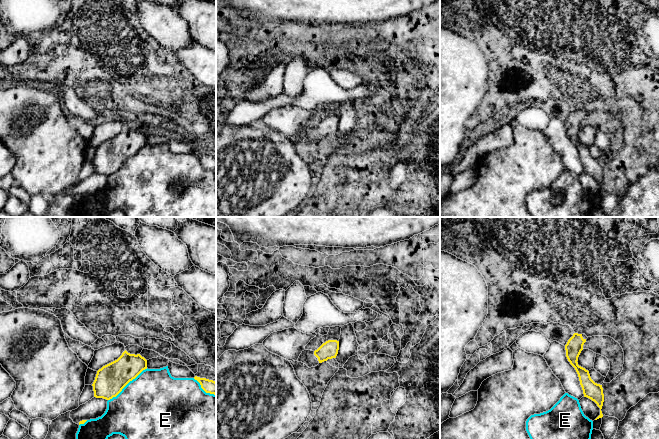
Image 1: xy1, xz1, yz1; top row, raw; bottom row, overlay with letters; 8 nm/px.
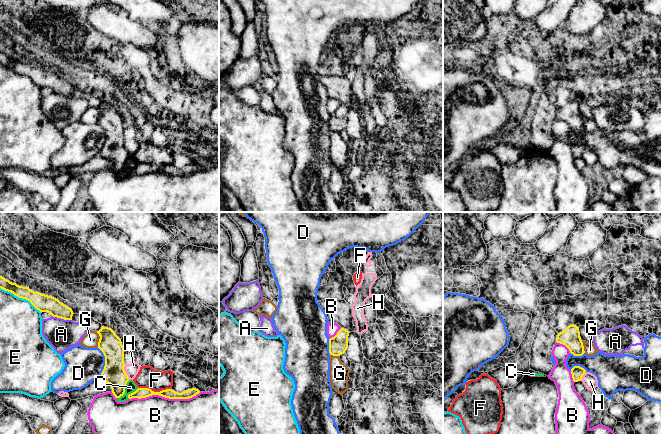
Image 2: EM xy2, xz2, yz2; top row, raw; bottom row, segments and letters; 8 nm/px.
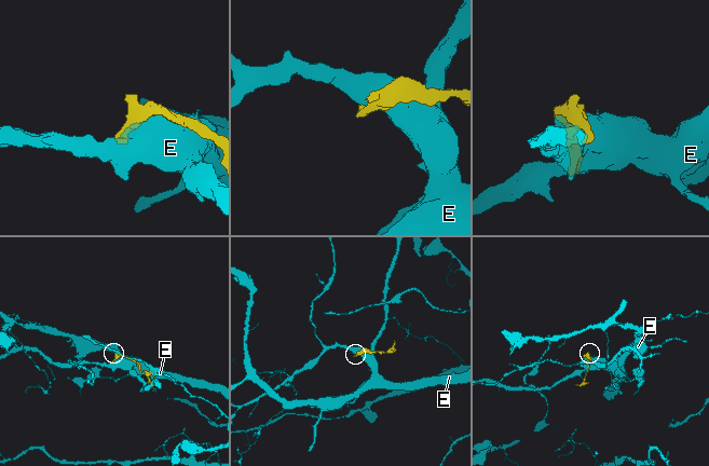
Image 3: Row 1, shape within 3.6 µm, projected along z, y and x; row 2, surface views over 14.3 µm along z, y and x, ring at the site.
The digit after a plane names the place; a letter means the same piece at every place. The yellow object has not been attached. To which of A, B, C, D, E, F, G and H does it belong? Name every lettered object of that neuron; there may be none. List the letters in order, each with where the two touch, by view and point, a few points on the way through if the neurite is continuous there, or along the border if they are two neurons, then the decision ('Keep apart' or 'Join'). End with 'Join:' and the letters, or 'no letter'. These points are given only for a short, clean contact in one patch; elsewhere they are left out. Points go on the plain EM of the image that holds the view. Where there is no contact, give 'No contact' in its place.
A: Touches yellow at xy2 (62, 94). Boundary: xy2 (52, 91), (71, 96). Keep apart
B: Touches yellow at xy2 (164, 172). Keep apart
C: Touches yellow at xy2 (124, 166). Keep apart
D: Touches yellow at xy2 (105, 138). Boundary: xy2 (97, 123), (104, 132), (104, 144), (100, 152). Keep apart
E: Touches yellow at xy2 (21, 73). Keep apart
F: Touches yellow at xy2 (153, 167). Keep apart
G: Touches yellow at xy2 (99, 115). Boundary: xy2 (96, 108), (99, 112), (98, 122). Keep apart
H: Touches yellow at xy2 (125, 148). Boundary: xy2 (124, 140), (124, 146), (129, 155). Keep apart
Join: no letter

